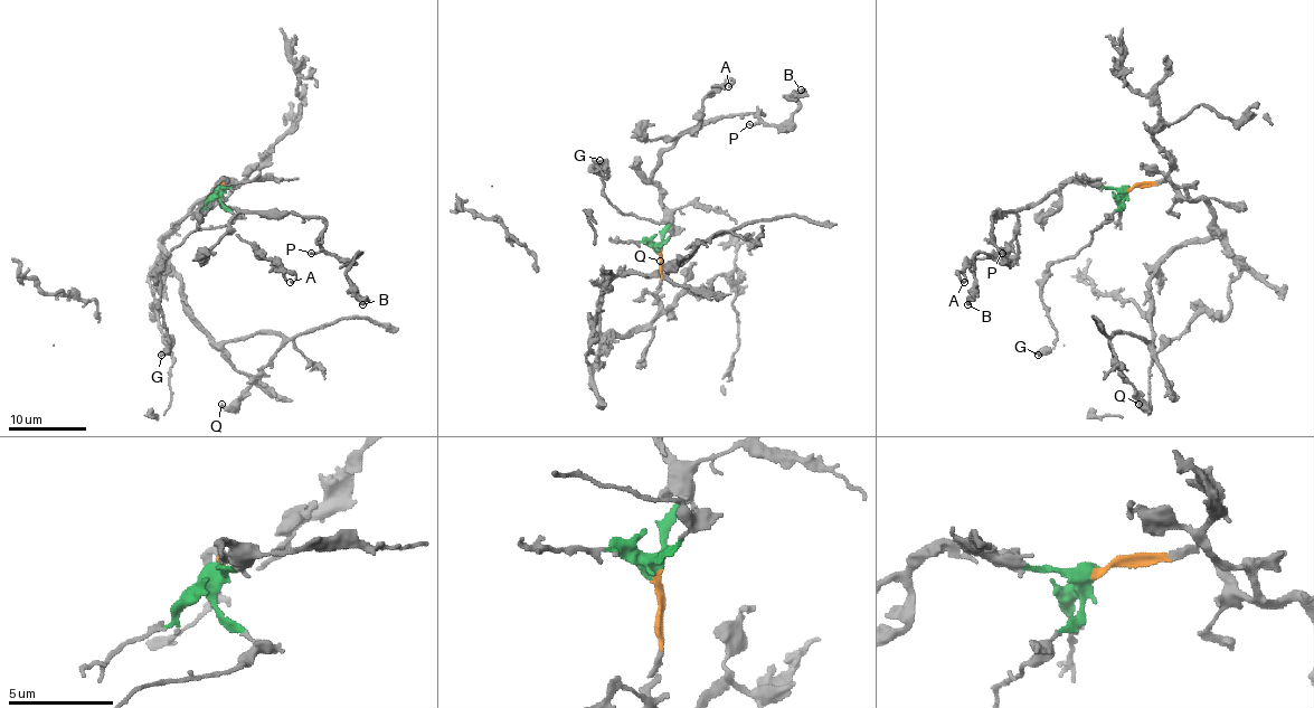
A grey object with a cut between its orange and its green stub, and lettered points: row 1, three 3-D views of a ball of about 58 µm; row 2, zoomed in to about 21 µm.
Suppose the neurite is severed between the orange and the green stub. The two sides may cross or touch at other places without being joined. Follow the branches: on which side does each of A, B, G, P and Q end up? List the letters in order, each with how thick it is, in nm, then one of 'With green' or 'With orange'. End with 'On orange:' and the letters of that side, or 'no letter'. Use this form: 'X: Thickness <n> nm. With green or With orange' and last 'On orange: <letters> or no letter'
A: Thickness 160 nm. With green
B: Thickness 420 nm. With green
G: Thickness 440 nm. With green
P: Thickness 140 nm. With green
Q: Thickness 240 nm. With orange
On orange: Q

